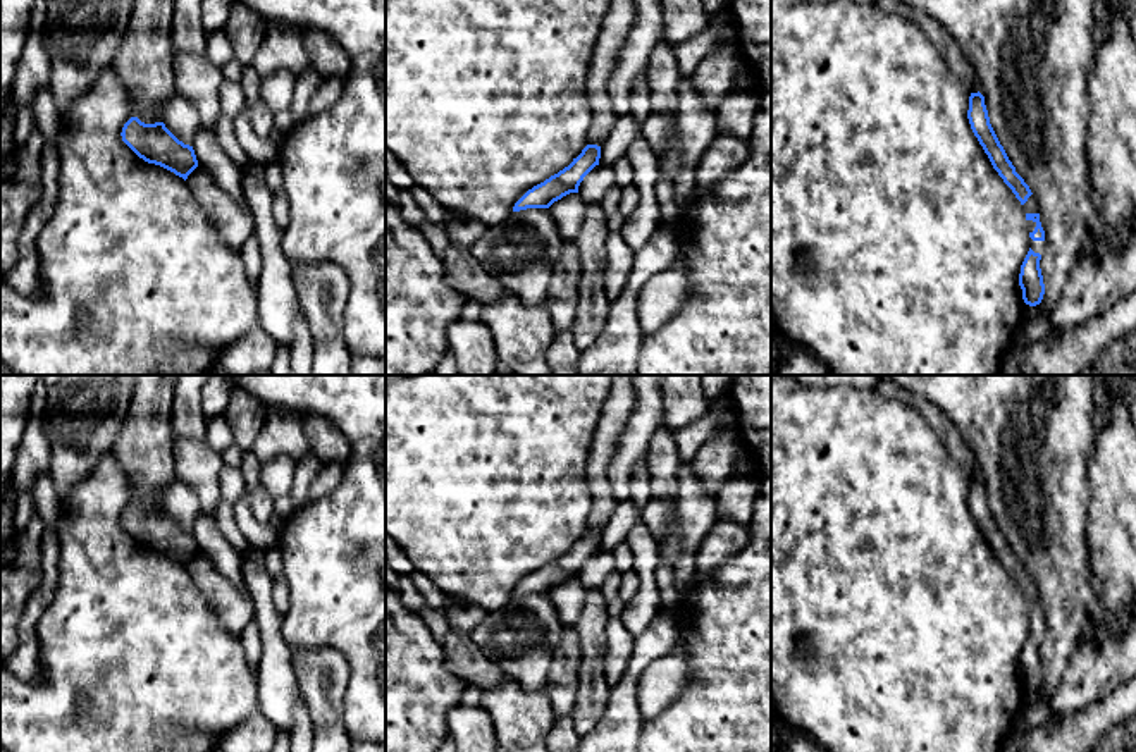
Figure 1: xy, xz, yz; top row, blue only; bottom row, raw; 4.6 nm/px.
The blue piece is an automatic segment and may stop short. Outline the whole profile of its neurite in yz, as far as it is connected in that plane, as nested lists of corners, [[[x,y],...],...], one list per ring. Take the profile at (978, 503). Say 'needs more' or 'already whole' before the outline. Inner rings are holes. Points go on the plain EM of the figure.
needs more; [[[979,477],[971,478],[969,482],[967,504],[993,554],[1012,575],[1026,599],[1031,633],[1021,650],[1019,659],[1019,671],[1022,675],[1026,699],[1029,693],[1040,690],[1045,680],[1045,669],[1040,654],[1041,638],[1045,635],[1045,616],[1040,607],[1038,587],[1024,564],[1016,558],[1016,552],[1012,551],[1003,532],[1000,530],[990,509],[985,482]]]

